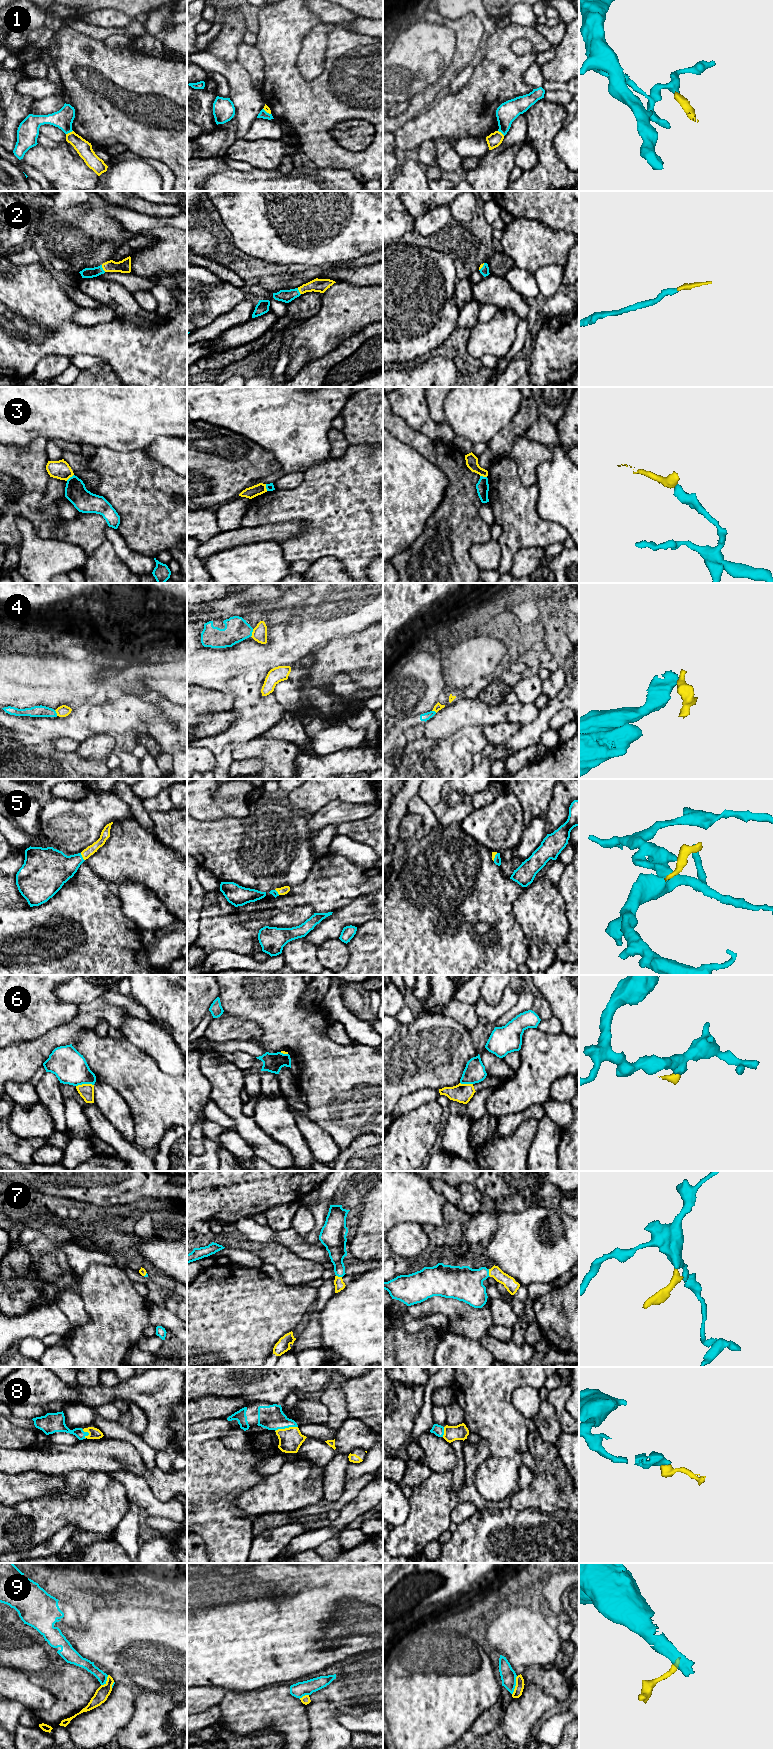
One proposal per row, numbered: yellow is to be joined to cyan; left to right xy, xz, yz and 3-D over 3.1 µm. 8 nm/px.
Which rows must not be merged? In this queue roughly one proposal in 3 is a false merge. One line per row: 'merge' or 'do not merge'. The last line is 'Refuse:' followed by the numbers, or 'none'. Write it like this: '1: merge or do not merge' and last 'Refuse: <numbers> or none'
1: do not merge
2: merge
3: do not merge
4: do not merge
5: merge
6: do not merge
7: merge
8: merge
9: do not merge
Refuse: 1, 3, 4, 6, 9

